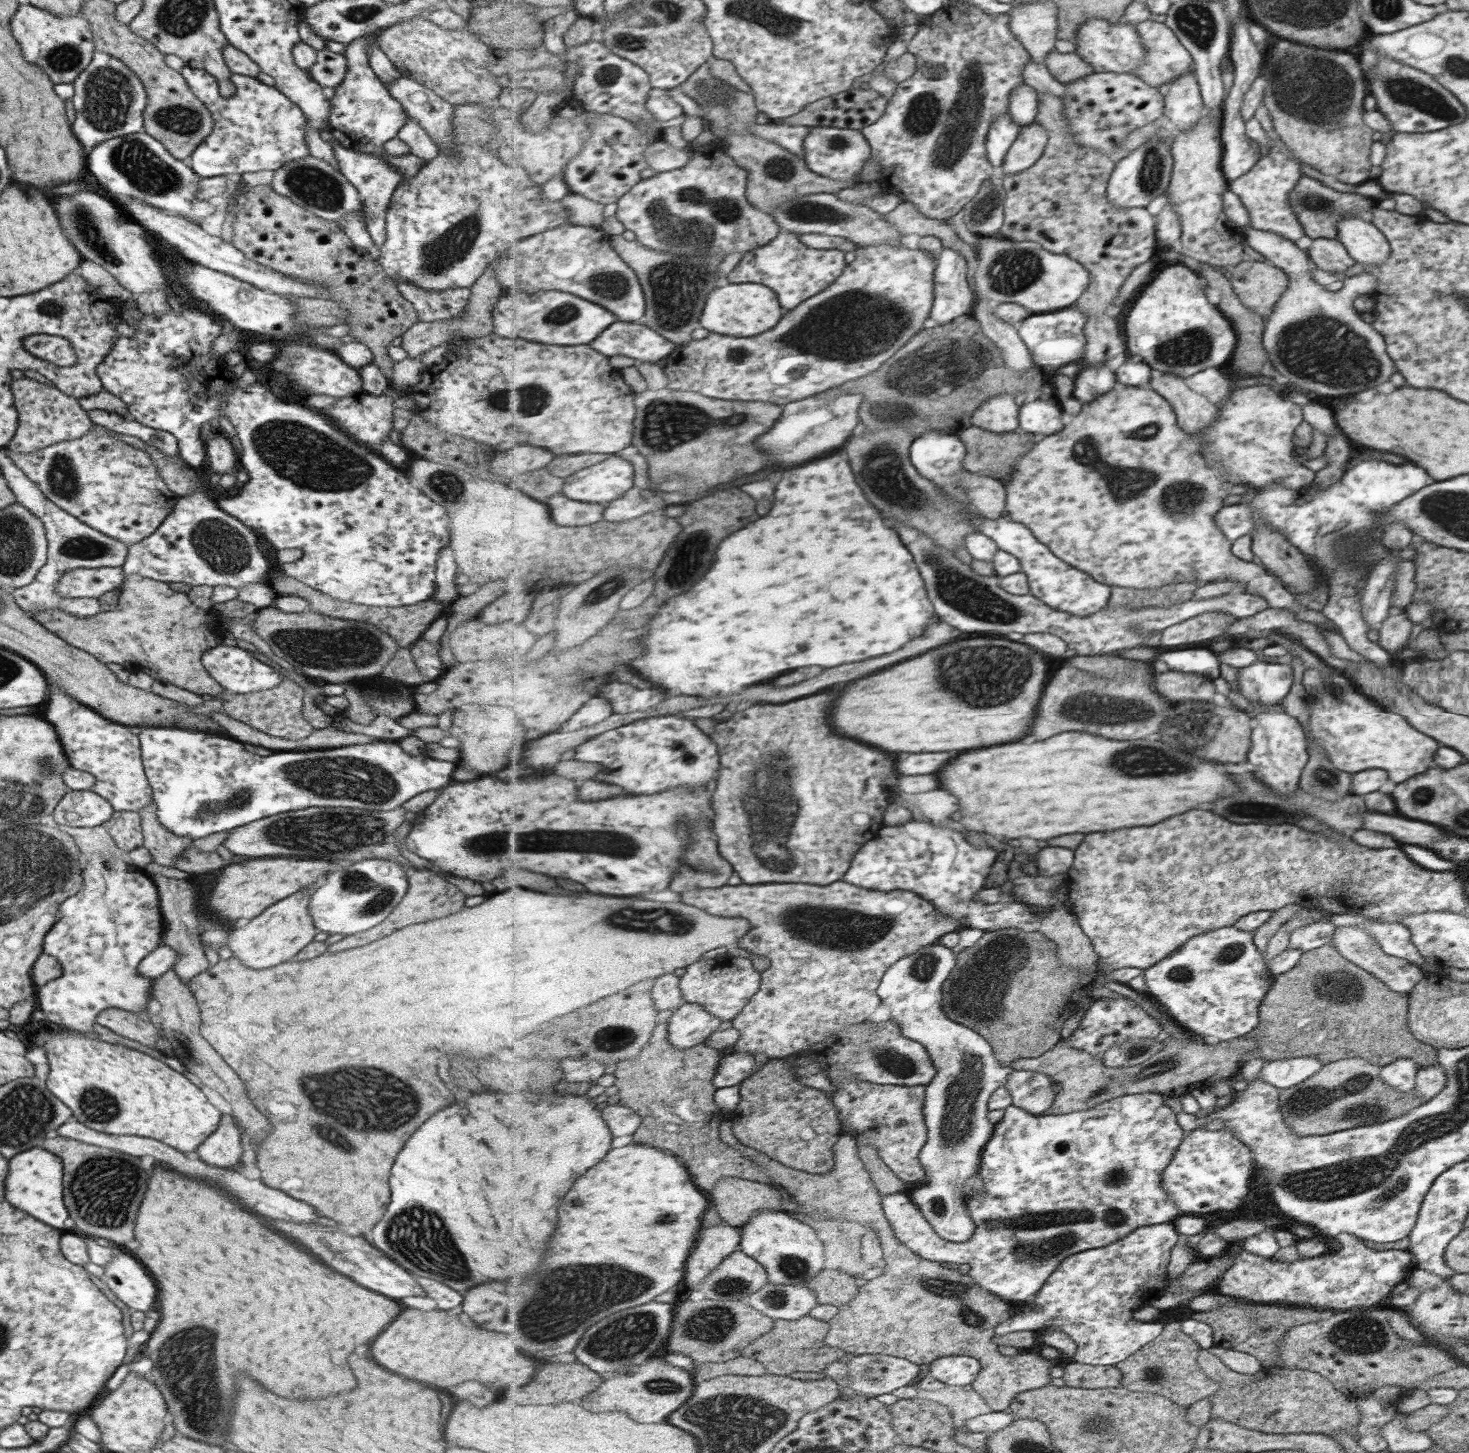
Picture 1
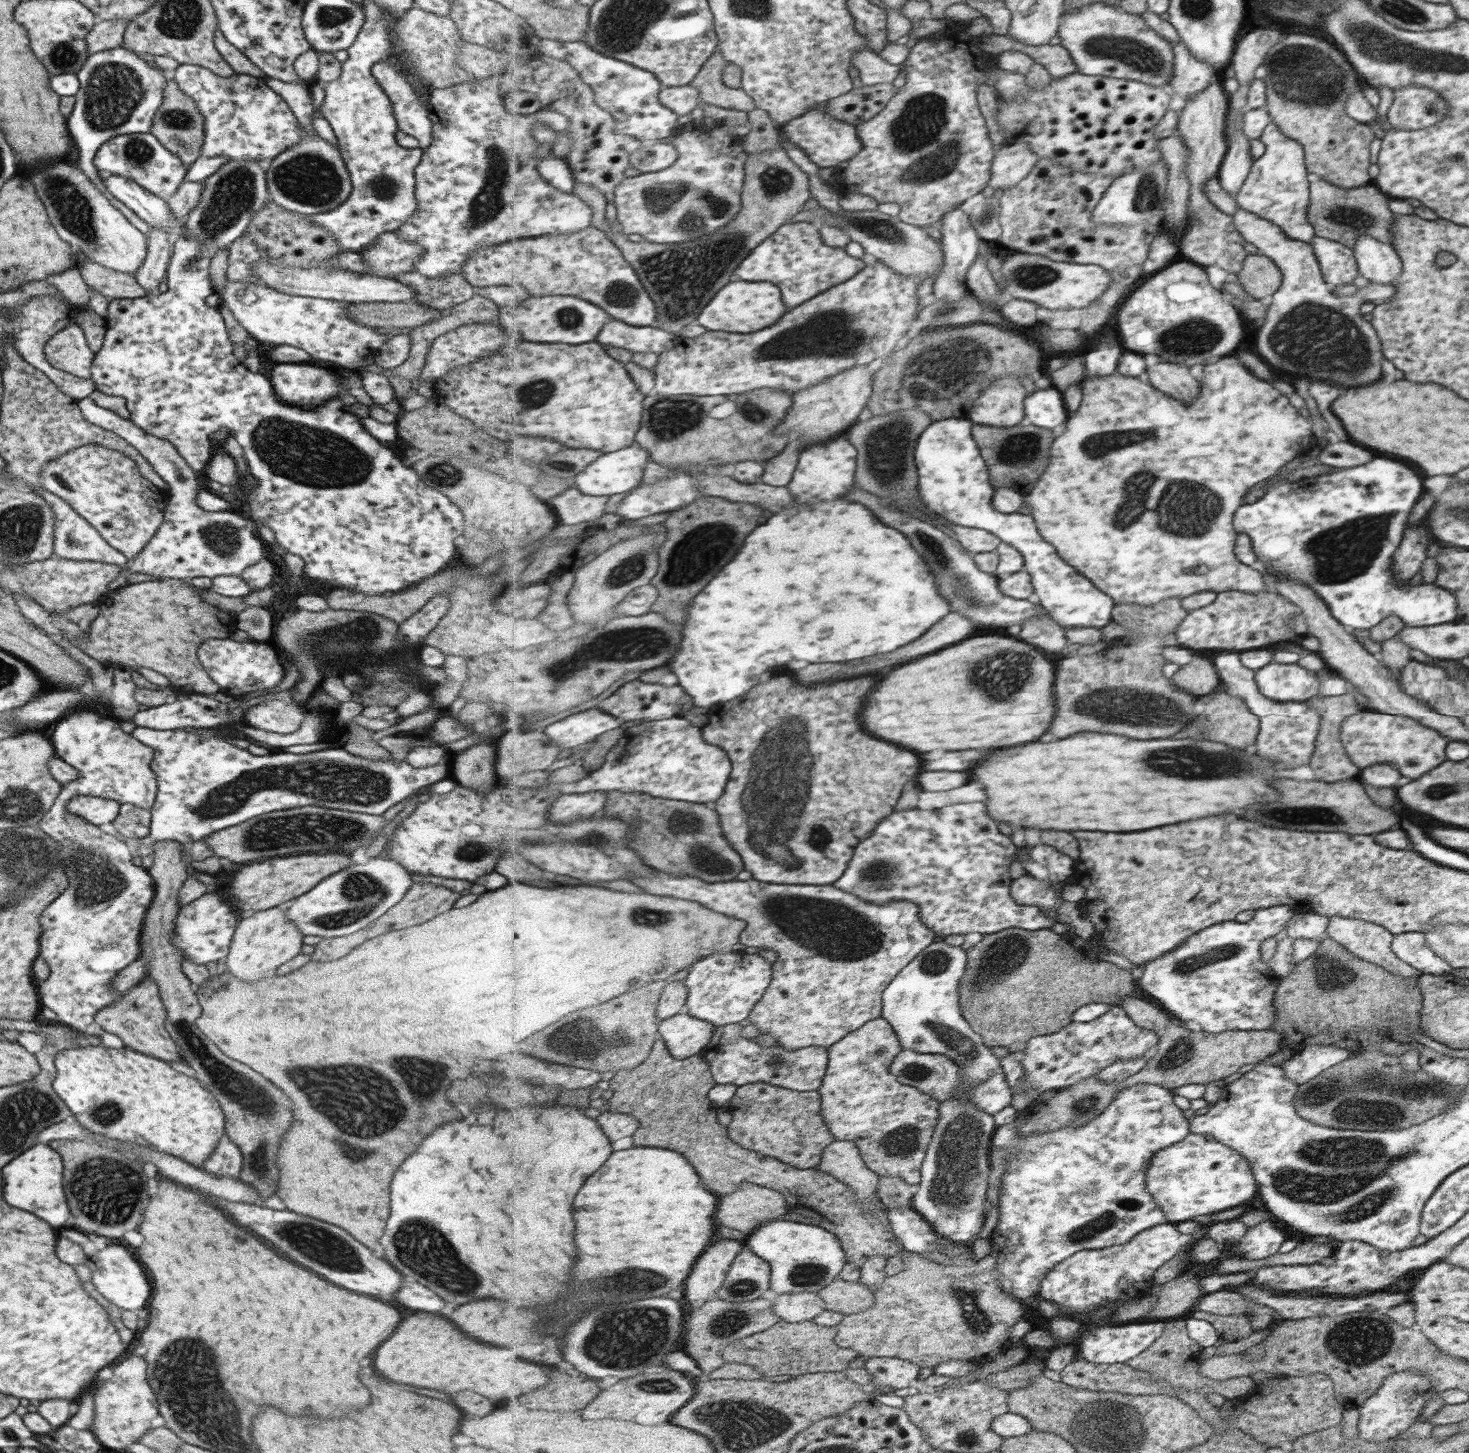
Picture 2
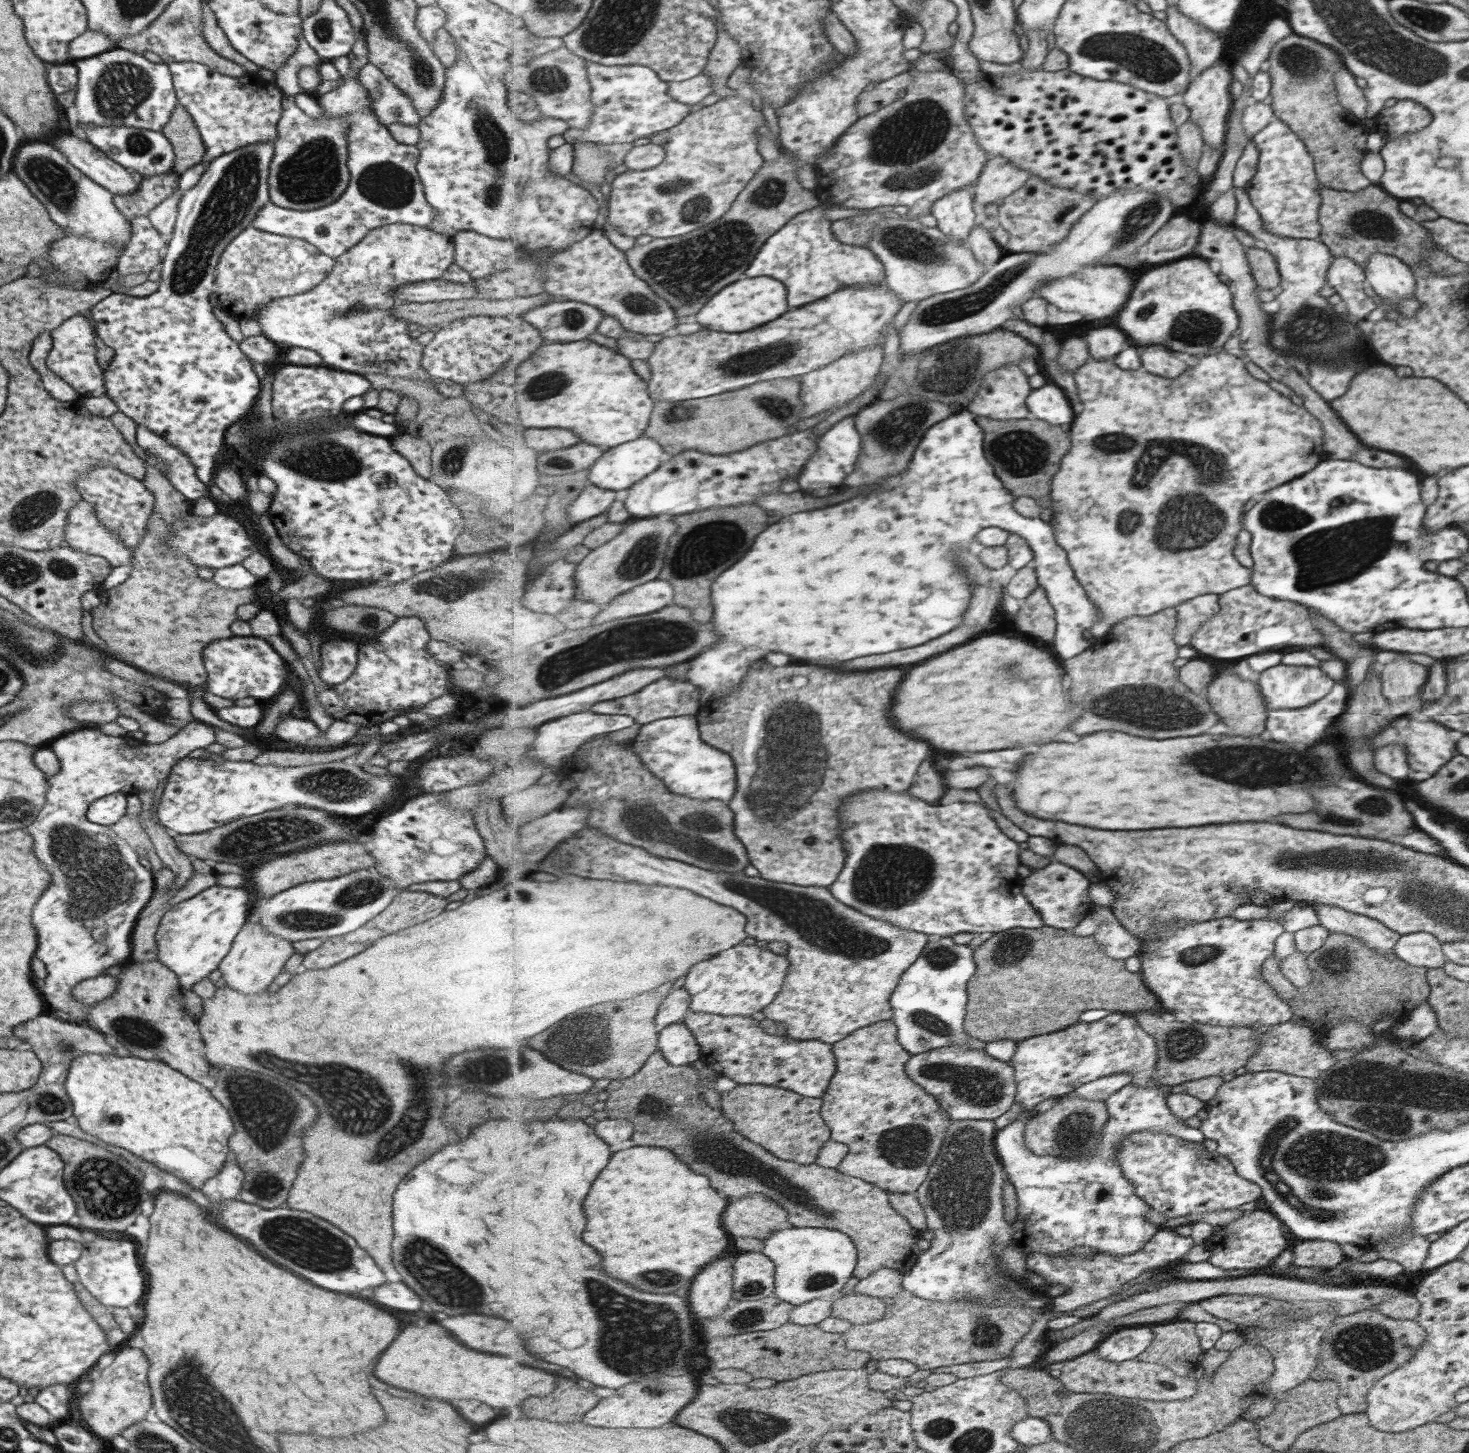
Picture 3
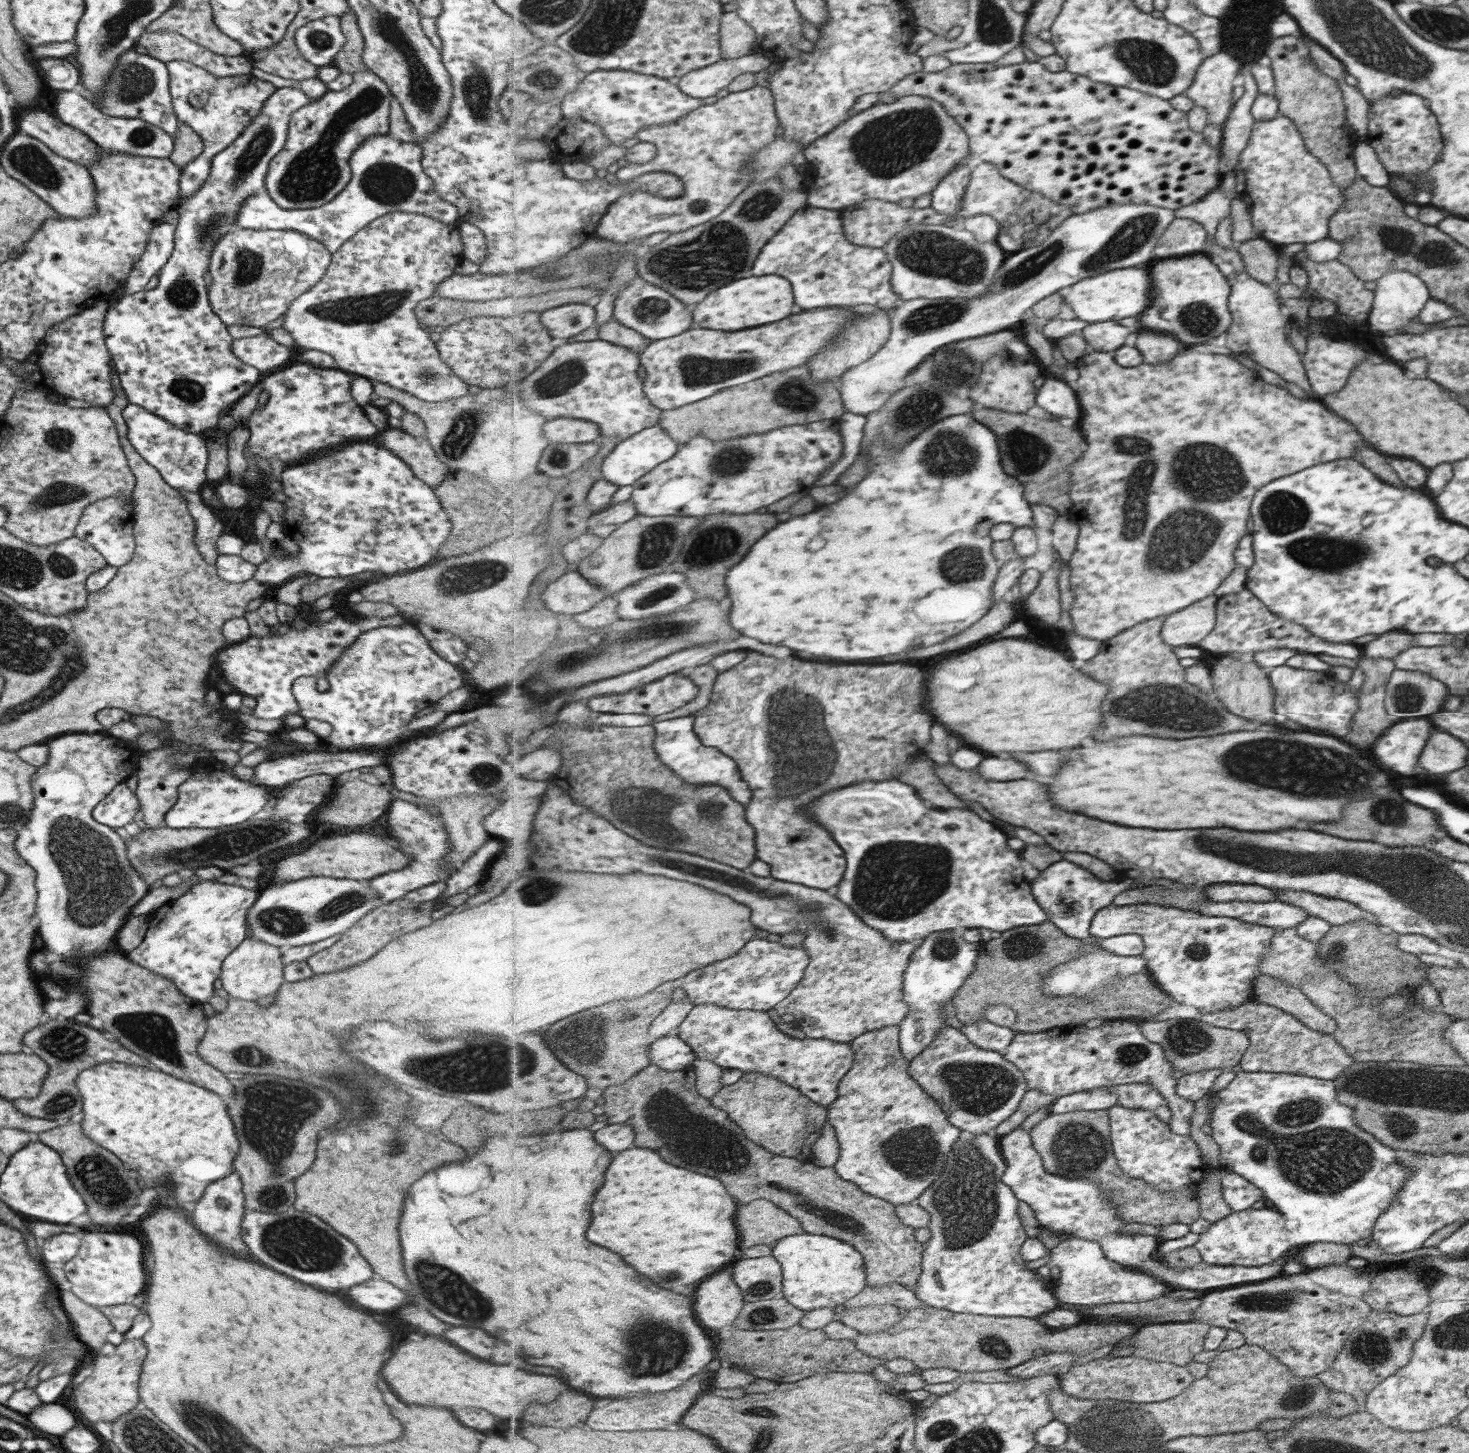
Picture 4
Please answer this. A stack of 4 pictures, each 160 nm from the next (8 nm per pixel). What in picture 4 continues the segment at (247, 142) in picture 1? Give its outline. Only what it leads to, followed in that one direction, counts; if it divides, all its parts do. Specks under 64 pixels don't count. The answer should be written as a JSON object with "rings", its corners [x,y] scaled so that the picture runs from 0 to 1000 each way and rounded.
{"rings":[[[121,41],[113,43],[112,45],[114,48],[114,63],[119,81],[135,92],[138,100],[137,106],[123,115],[121,134],[126,136],[130,135],[141,123],[144,108],[164,92],[170,83],[177,76],[179,70],[188,61],[171,51],[149,54],[131,43]]]}

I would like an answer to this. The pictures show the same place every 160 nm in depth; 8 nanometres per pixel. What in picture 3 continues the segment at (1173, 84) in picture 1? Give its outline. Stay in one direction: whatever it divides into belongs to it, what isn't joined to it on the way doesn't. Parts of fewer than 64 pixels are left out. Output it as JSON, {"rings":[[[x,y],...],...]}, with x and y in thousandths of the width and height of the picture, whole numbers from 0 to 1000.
{"rings":[[[800,3],[794,7],[794,15],[799,26],[807,32],[809,41],[811,43],[812,52],[822,47],[830,39],[831,30],[828,23],[822,22],[819,17],[804,10]]]}

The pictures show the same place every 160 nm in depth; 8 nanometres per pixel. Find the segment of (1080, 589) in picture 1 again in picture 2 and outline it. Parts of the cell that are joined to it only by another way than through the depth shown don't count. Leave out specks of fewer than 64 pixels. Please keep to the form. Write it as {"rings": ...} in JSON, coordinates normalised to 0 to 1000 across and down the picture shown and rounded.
{"rings":[[[660,288],[642,288],[627,299],[624,307],[624,320],[626,326],[627,344],[632,351],[631,354],[651,362],[673,365],[693,377],[698,385],[697,392],[703,396],[705,414],[722,431],[754,431],[760,416],[758,412],[722,384],[719,376],[708,367],[703,355],[686,354],[676,350],[678,337],[673,332],[673,322],[664,304],[662,292]]]}

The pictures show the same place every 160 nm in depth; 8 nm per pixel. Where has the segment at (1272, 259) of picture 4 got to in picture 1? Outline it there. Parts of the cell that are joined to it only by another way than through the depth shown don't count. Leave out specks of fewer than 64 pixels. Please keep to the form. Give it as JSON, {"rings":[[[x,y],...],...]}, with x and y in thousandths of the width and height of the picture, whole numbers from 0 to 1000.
{"rings":[[[862,179],[843,180],[837,187],[837,197],[844,209],[860,219],[876,199],[876,189]]]}

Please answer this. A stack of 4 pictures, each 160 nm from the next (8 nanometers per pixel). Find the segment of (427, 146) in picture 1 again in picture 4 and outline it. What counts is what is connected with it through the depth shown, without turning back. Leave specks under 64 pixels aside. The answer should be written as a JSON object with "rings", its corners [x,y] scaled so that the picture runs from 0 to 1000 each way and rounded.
{"rings":[[[251,47],[240,51],[240,56],[233,62],[222,63],[219,67],[212,70],[198,78],[193,102],[183,111],[180,123],[180,131],[193,145],[216,143],[224,139],[238,125],[238,108],[249,96],[264,91],[265,70],[268,68],[263,58]]]}

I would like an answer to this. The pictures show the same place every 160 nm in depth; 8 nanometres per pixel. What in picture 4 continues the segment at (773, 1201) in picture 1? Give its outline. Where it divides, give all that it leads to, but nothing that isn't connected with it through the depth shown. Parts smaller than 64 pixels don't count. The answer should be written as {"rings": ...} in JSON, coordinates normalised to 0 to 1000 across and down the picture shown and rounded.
{"rings":[[[517,825],[510,829],[506,829],[502,834],[502,844],[504,844],[504,852],[506,852],[504,858],[506,858],[506,860],[515,858],[515,856],[528,856],[532,852],[549,849],[543,838],[522,825]]]}

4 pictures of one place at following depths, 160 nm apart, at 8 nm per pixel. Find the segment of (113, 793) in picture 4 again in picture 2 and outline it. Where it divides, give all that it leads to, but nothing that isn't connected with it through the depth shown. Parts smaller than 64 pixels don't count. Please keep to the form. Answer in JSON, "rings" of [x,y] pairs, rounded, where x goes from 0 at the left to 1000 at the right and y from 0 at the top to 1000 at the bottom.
{"rings":[[[50,548],[45,555],[45,559],[67,568],[76,566],[80,560],[81,553],[77,550],[63,548]]]}

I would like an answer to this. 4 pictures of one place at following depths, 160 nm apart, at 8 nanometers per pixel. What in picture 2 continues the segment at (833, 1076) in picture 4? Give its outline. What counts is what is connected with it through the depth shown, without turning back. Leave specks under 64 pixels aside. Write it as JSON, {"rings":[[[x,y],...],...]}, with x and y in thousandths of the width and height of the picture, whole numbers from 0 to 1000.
{"rings":[[[502,704],[489,706],[485,716],[477,724],[483,731],[488,746],[501,746],[505,748],[513,745],[523,745],[545,752],[557,751],[561,746],[565,730],[563,721],[536,723],[534,720],[528,719],[519,721],[514,715],[506,714],[504,709],[506,706]]]}

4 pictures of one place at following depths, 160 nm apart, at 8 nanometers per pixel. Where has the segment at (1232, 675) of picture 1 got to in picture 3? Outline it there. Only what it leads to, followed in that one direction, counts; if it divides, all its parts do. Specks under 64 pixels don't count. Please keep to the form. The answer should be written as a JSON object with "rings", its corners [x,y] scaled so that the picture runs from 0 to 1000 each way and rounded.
{"rings":[[[869,457],[860,462],[858,462],[856,471],[865,489],[871,487],[888,487],[903,479],[905,474],[907,472],[907,467],[902,465],[897,458],[879,458]]]}

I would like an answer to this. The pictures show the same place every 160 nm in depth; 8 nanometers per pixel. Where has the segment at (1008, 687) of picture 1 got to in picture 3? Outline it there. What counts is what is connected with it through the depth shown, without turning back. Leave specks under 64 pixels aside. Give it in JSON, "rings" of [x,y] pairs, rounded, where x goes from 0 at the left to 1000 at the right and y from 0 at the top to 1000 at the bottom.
{"rings":[[[669,438],[622,460],[616,467],[616,472],[613,472],[613,478],[611,478],[608,491],[619,505],[626,505],[626,508],[642,516],[673,518],[696,512],[714,512],[737,491],[737,486],[730,485],[725,476],[724,465],[725,460],[717,450],[692,439]]]}

